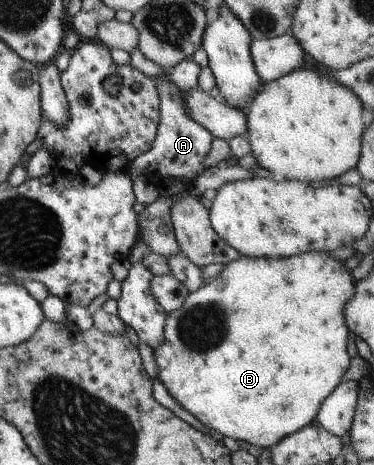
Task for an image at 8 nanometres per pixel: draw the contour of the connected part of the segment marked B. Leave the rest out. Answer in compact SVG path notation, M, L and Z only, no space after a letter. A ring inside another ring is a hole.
M328 251L306 252L287 258L261 258L240 255L237 260L224 264L221 272L207 280L203 286L188 293L183 304L177 310L166 313L163 327L163 342L152 350L157 364L157 379L167 392L207 428L213 428L221 436L228 436L239 442L257 444L262 449L272 447L284 436L315 422L322 400L342 381L350 363L347 355L347 332L343 307L354 293L354 280L351 273L343 268L341 261L332 258Z

